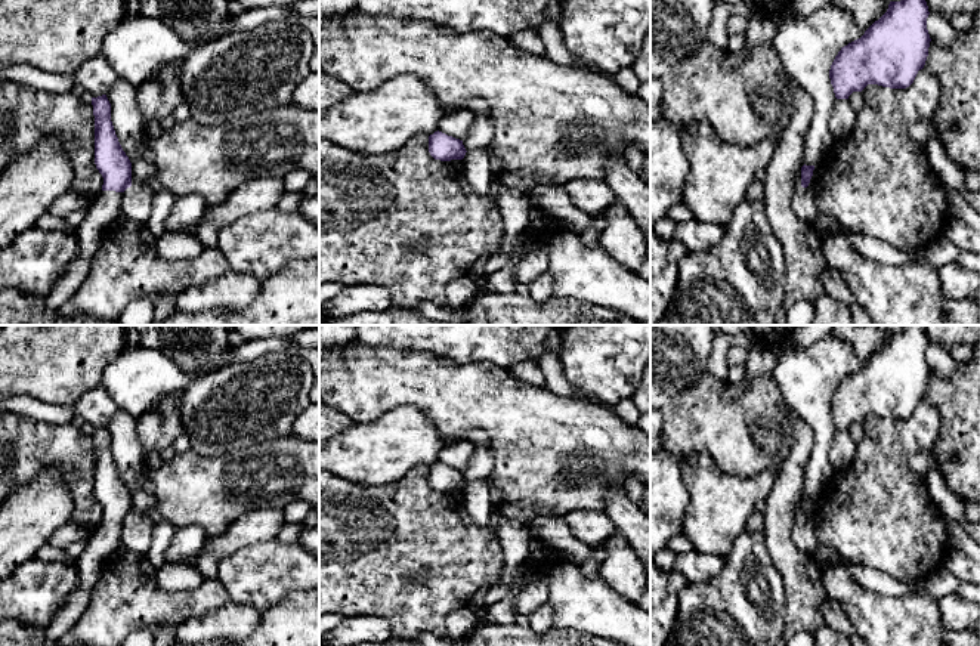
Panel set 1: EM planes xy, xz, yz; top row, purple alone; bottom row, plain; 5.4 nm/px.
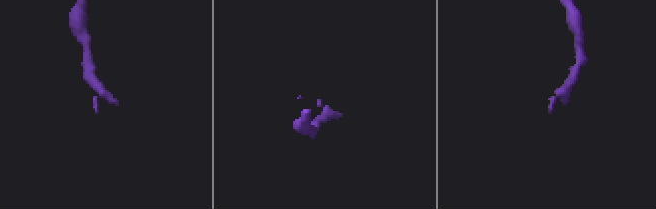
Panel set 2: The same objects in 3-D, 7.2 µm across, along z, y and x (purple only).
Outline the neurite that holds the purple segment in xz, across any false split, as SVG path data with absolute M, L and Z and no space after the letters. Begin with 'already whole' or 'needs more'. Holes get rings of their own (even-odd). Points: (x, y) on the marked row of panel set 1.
already whole; M438 130L429 136L429 152L435 160L451 161L463 160L467 151L463 140Z

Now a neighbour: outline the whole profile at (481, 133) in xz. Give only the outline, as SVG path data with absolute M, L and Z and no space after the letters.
M476 114L467 137L463 140L466 151L488 148L494 137L495 121L491 115Z

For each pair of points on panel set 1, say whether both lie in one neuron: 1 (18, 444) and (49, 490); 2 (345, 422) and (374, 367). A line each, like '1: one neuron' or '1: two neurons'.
1: two neurons
2: two neurons

